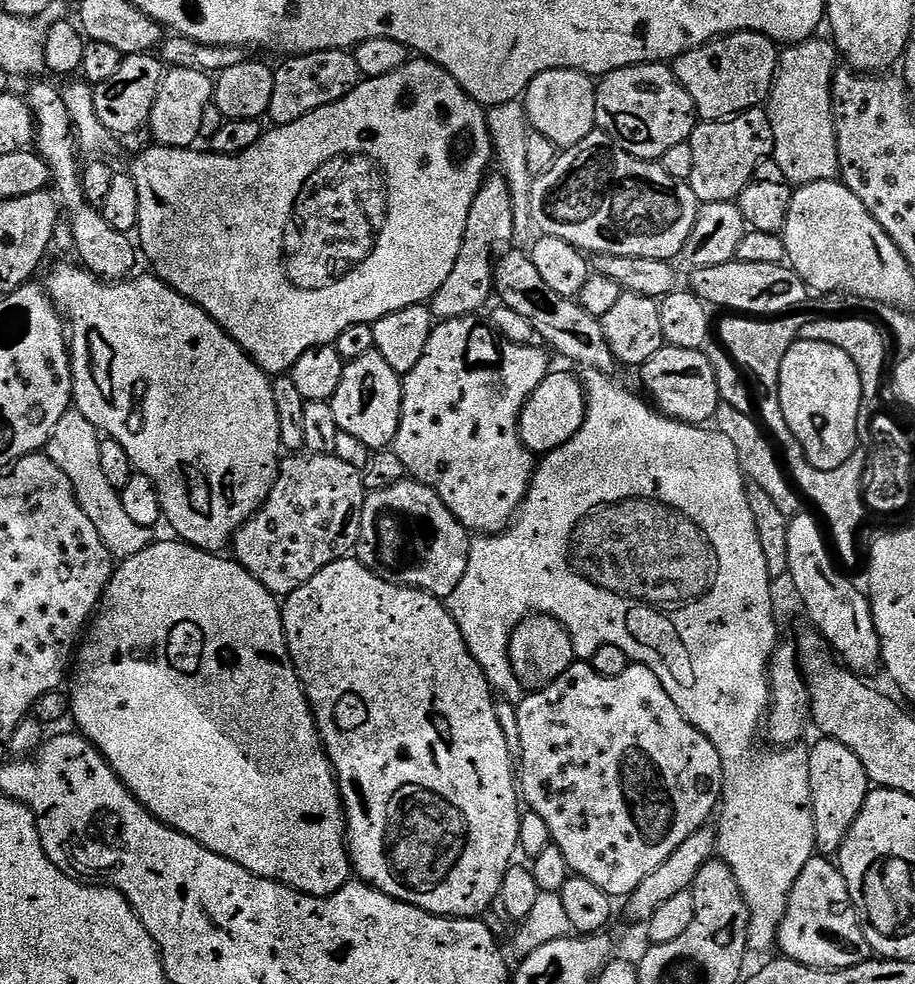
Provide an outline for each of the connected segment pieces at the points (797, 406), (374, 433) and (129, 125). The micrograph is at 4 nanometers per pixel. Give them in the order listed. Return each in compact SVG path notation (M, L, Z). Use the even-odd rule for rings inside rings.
M801 338L790 346L786 358L782 358L780 371L780 403L778 411L784 415L784 424L792 431L794 439L806 454L806 458L818 470L835 470L850 458L858 445L858 414L862 402L862 382L850 354L838 346L828 344L823 338Z
M373 350L370 354L362 354L362 358L345 363L342 382L330 403L334 418L338 418L340 431L354 434L354 438L358 438L358 442L370 450L379 450L389 447L396 439L403 397L401 373L395 372L390 362L386 362L386 358Z
M155 55L126 56L122 66L106 82L95 85L94 110L102 118L102 126L110 130L117 138L128 138L132 132L145 127L154 110L154 98L160 93L160 83L164 81L166 68Z

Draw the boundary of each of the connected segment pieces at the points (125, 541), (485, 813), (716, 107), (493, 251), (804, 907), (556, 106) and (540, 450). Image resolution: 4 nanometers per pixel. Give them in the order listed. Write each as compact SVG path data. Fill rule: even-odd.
M70 410L62 414L58 426L54 426L48 439L46 455L52 459L54 466L58 466L58 470L62 470L62 474L66 474L66 478L70 478L70 486L82 510L86 510L86 518L94 522L94 530L98 530L98 538L102 538L108 553L117 561L128 560L153 543L154 532L146 526L138 526L138 522L127 516L126 510L122 510L118 489L106 482L106 474L102 474L102 462L98 455L101 439L101 433L83 414Z
M345 558L318 570L310 582L291 592L283 601L282 615L292 665L296 667L296 673L308 696L308 704L312 707L320 740L324 744L324 753L332 764L336 784L340 787L346 847L352 858L355 875L382 894L410 906L418 906L435 916L476 918L487 913L500 894L502 878L506 878L506 870L513 867L512 855L517 855L520 846L522 797L514 775L514 752L508 749L508 736L496 713L497 701L492 687L488 684L482 666L478 666L470 654L462 638L462 630L458 630L458 622L454 622L445 601L428 592L419 592L416 588L401 588L399 584L392 584L374 575L359 559Z
M731 32L677 56L674 71L678 83L690 94L701 121L727 120L767 101L778 71L778 45L760 32Z
M502 174L489 175L470 206L470 214L466 218L466 230L462 238L462 246L458 250L458 258L454 262L454 270L450 270L450 278L442 282L442 286L430 301L432 315L437 321L475 316L488 299L493 299L496 279L494 263L497 254L503 253L511 245L508 243L511 242L512 235L517 235L517 232L512 191L508 179Z
M819 854L813 855L810 862L798 874L788 896L788 913L784 915L784 922L780 925L778 948L787 959L805 964L811 968L849 968L866 962L873 955L871 946L864 937L864 924L856 914L856 907L848 893L846 882L842 878L839 867L831 859Z
M555 68L538 74L538 78L528 83L522 97L531 131L550 138L560 150L582 142L582 138L597 131L596 85L593 77L573 68Z
M549 371L546 379L535 388L520 412L520 441L534 454L547 454L561 448L582 426L588 409L584 385L568 372Z

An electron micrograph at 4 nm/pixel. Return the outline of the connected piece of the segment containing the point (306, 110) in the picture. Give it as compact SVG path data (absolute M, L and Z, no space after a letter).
M339 48L294 56L283 62L285 64L281 68L275 69L274 98L270 98L267 114L267 119L276 126L298 122L298 118L346 98L346 94L357 88L362 79L355 55Z

